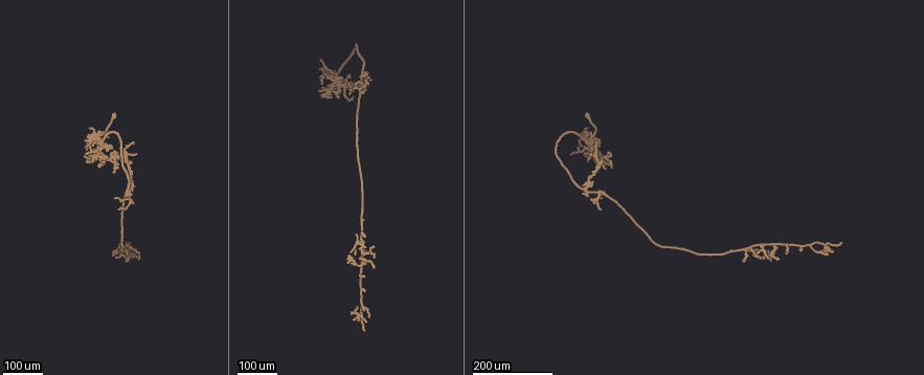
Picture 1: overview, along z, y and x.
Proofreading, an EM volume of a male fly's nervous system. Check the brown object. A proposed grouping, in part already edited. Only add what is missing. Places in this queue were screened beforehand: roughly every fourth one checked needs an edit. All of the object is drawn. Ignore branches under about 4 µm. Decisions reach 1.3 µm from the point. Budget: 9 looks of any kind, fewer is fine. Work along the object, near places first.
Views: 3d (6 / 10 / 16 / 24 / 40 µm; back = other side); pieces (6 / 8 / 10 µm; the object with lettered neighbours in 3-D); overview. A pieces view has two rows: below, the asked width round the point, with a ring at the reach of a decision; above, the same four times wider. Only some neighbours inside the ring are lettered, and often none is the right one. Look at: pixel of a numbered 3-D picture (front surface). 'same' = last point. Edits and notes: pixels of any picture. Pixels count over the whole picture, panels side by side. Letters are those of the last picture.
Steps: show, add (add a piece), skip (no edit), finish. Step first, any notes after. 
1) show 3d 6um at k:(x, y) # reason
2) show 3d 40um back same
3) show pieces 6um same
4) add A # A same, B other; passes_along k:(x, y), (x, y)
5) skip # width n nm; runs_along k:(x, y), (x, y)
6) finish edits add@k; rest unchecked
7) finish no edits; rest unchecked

show 3d 24um at 1:(127, 197) # an open end

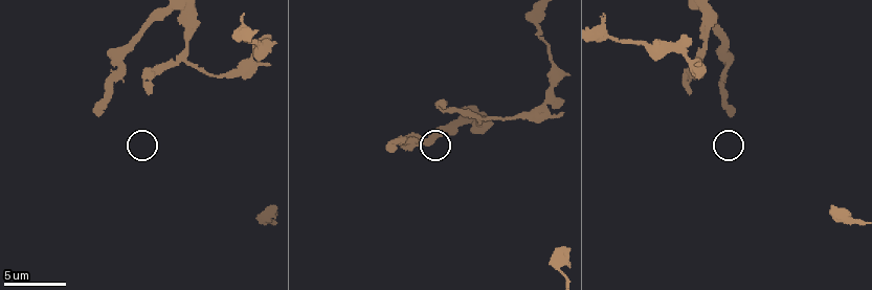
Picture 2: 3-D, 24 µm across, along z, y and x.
show pieces 6um at 2:(731, 113)

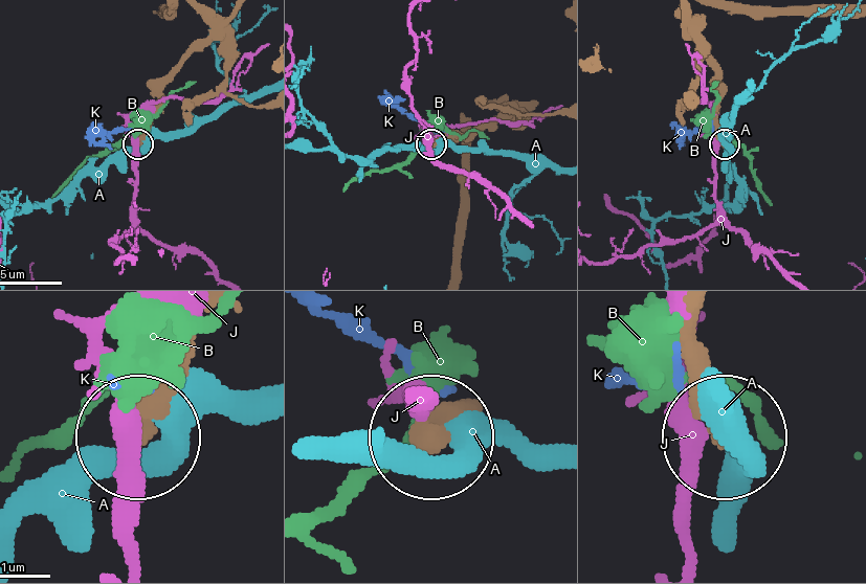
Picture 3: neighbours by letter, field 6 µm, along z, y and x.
skip # width 460 nm; A other, B other, J other, K other; runs_along 3:(698, 309), (698, 396), (718, 429); no lettered piece goes on from it

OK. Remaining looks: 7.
show 3d 24um at 1:(109, 136) # free end

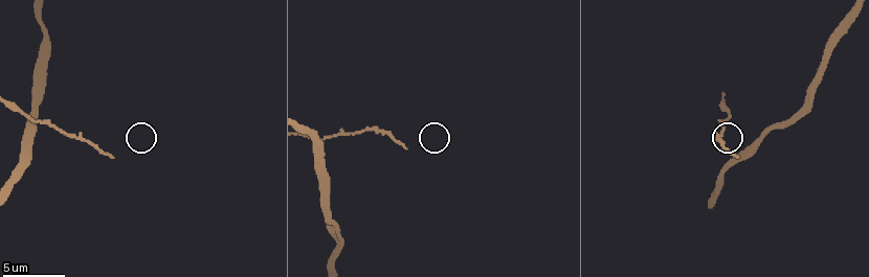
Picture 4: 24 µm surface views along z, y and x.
show pieces 10um at 4:(734, 155)

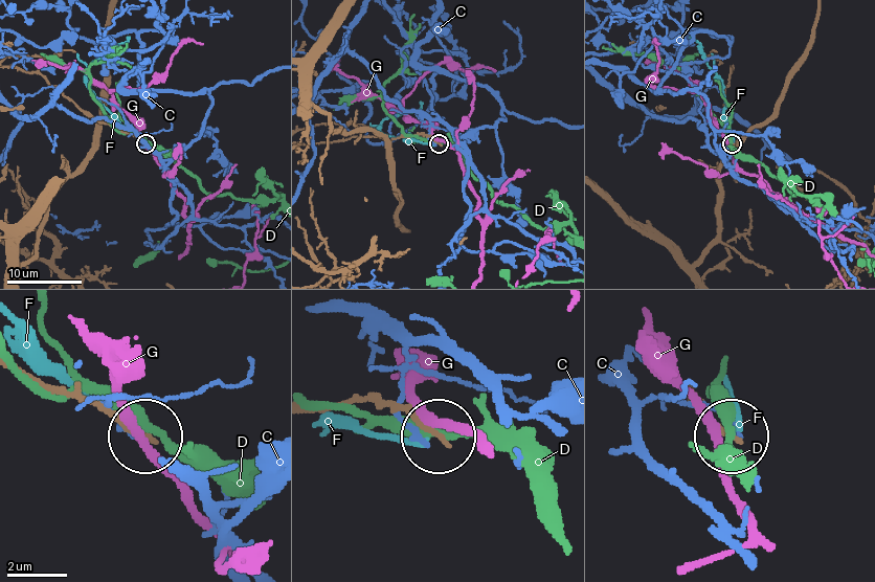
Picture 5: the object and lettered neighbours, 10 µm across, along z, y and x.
skip # C other, D other, F other, G other; runs_along 5:(314, 415), (352, 399), (389, 399), (432, 434); no lettered piece goes on from it

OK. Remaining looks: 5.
show 3d 40um at 1:(84, 145)

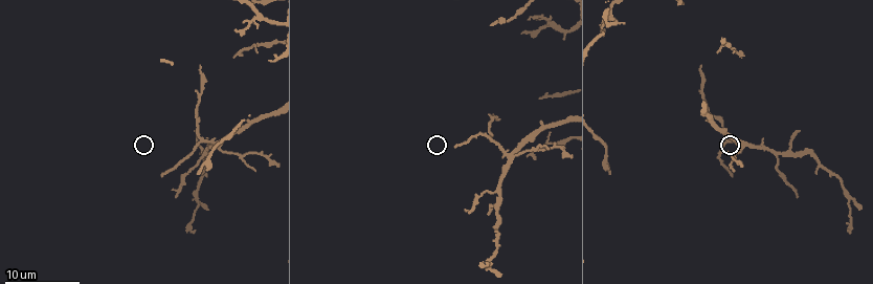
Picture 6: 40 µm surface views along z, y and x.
show pieces 8um at 6:(161, 175)

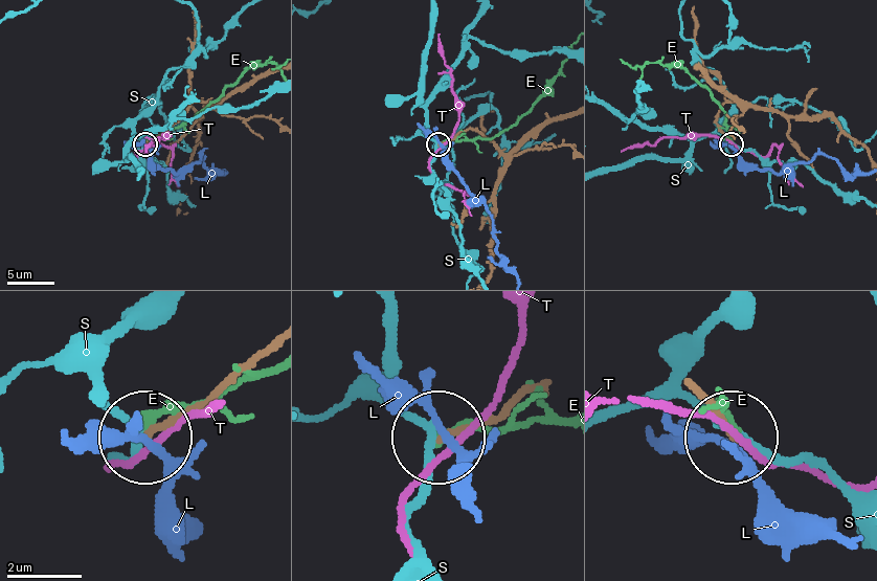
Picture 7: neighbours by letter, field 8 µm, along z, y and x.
skip # width 160 nm; E other, L other, S other, T other; runs_along 7:(270, 343), (151, 433); none of them fits

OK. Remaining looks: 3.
show 3d 24um at 1:(593, 204) # branch stops here

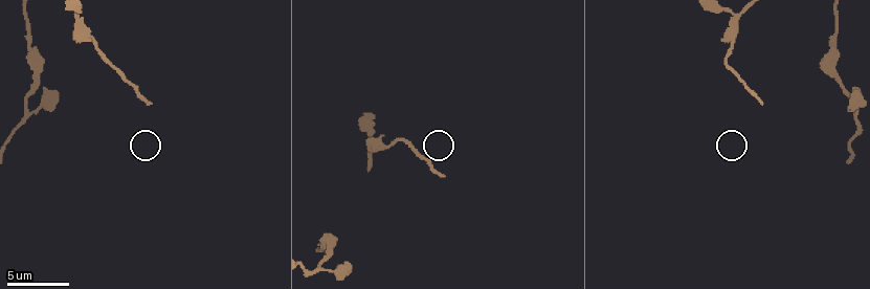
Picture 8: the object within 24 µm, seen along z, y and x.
show pieces 10um at 8:(443, 175)

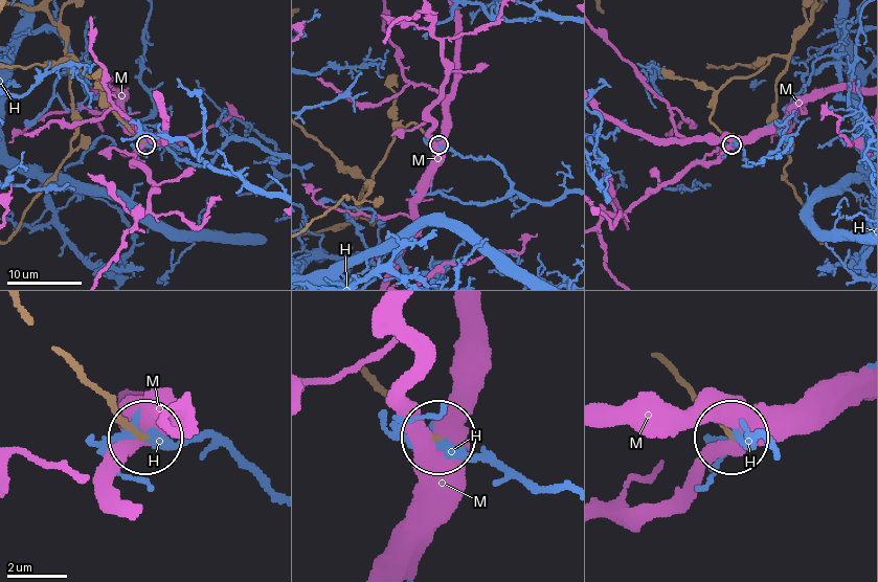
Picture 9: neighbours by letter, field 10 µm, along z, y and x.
skip # width 180 nm; H other, M other; no lettered piece goes on from it

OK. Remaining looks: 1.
finish no edits; rest unchecked

